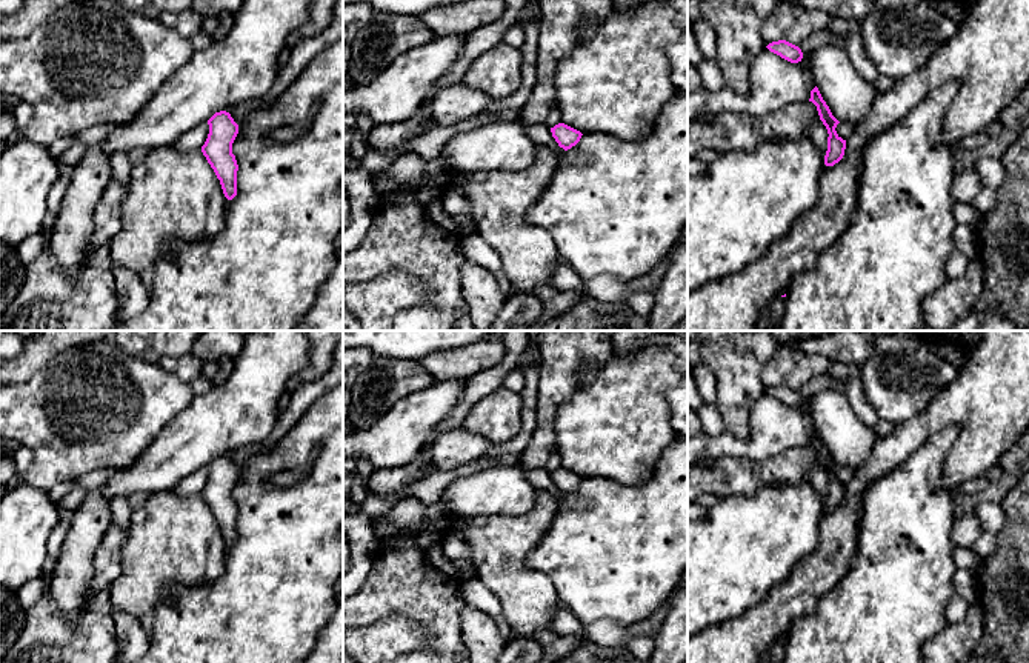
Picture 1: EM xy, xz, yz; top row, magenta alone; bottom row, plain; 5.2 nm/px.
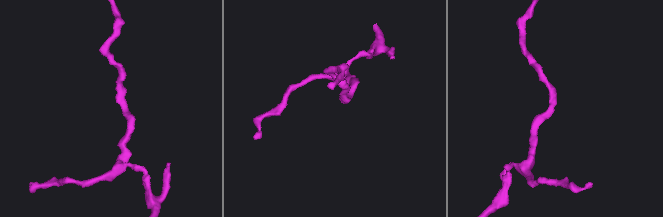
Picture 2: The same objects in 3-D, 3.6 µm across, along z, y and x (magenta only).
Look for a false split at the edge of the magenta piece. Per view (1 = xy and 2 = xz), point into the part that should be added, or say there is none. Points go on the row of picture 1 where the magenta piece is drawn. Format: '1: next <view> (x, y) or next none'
1: next none
2: next none

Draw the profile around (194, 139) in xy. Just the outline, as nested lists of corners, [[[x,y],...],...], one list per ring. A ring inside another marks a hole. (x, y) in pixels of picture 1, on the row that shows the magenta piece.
[[[208,122],[200,123],[198,126],[192,128],[191,131],[185,132],[172,148],[181,152],[188,152],[192,149],[201,149],[209,134]]]

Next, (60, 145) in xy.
[[[74,135],[57,138],[55,142],[48,145],[49,154],[57,160],[66,149],[69,149],[75,143]]]

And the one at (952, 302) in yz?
[[[978,257],[971,258],[963,277],[947,280],[940,289],[923,300],[926,326],[951,331],[954,323],[967,315],[984,289],[983,265]]]

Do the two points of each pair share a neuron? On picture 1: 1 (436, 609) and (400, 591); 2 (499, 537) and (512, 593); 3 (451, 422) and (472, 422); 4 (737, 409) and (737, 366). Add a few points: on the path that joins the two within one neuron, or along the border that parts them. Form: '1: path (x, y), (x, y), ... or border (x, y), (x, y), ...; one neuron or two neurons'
1: path (426, 600), (417, 591), (409, 591); one neuron
2: path (499, 551), (499, 565), (508, 579); one neuron
3: border (486, 396), (471, 408), (460, 425); two neurons
4: path (737, 399), (737, 377); one neuron

